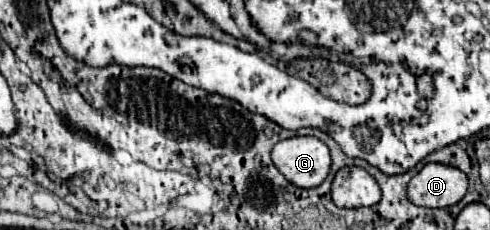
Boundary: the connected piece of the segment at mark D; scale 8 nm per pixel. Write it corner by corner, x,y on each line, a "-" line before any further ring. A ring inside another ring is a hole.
428,163
408,183
408,199
420,207
456,205
468,189
468,177
450,165

